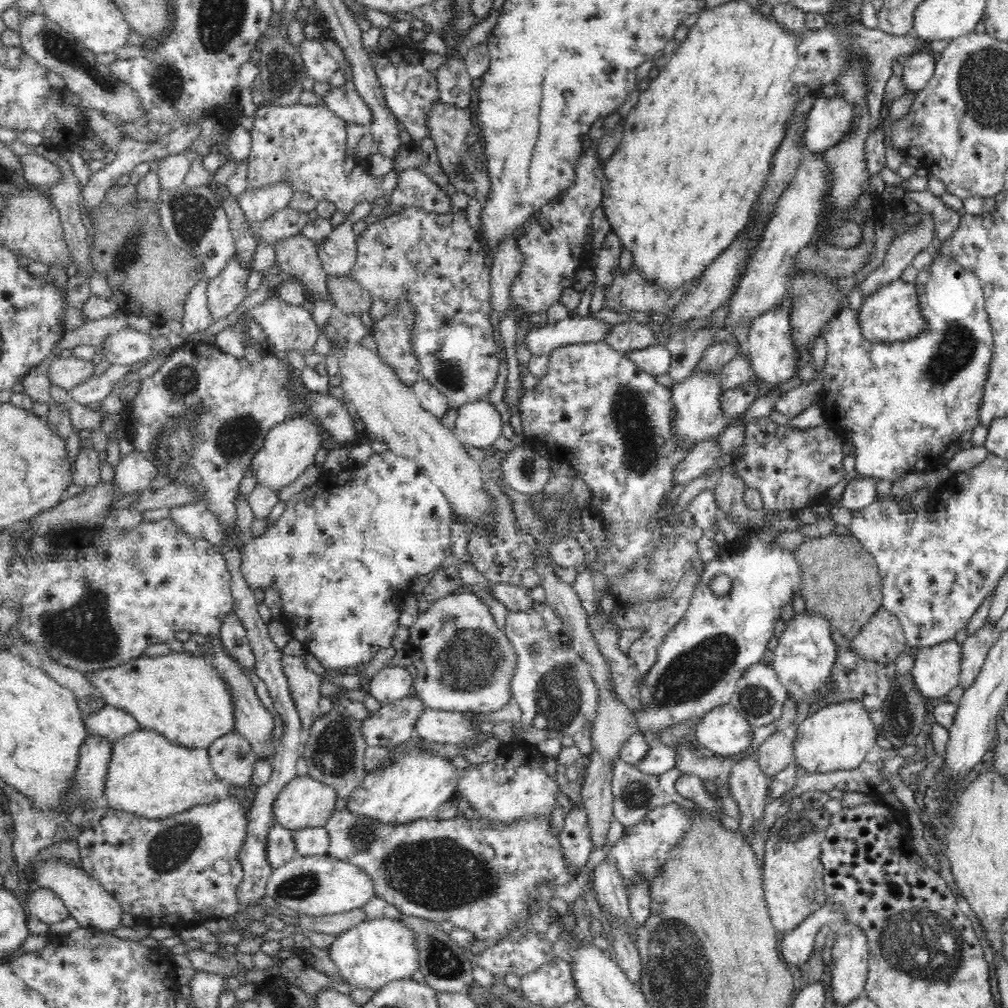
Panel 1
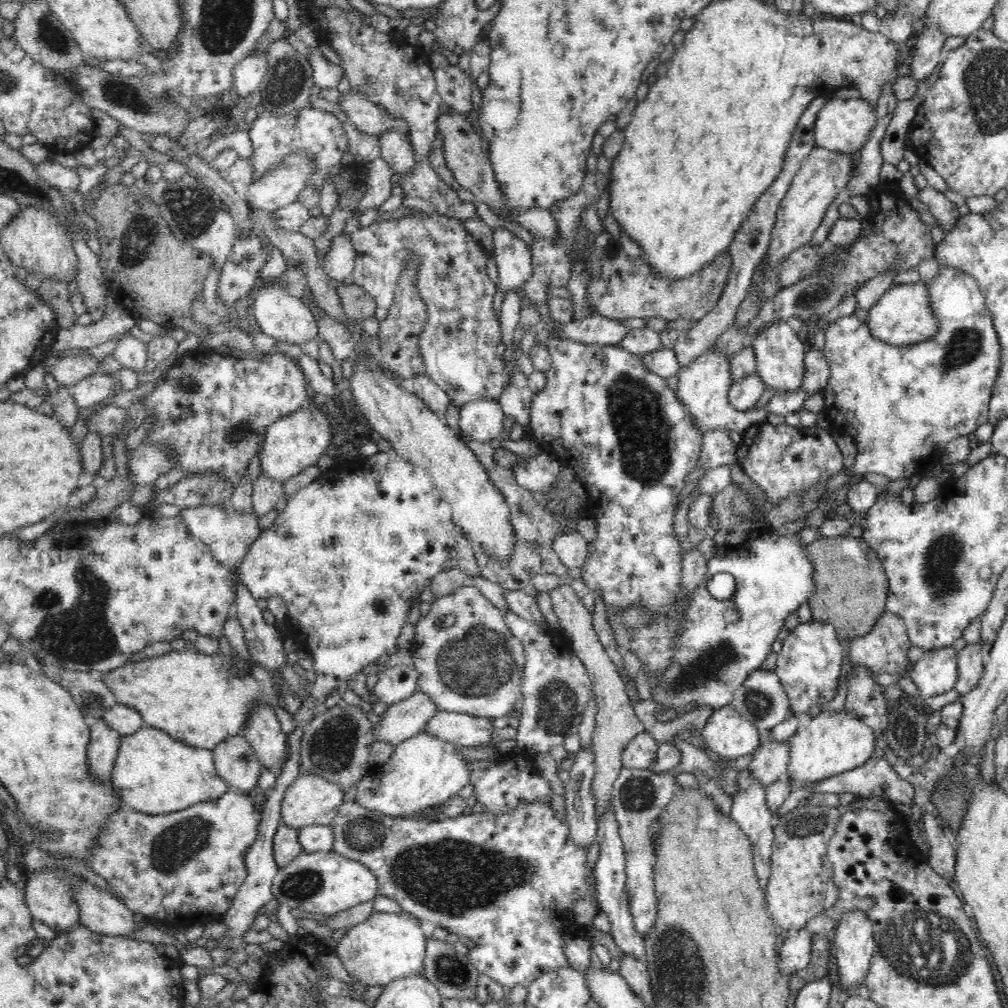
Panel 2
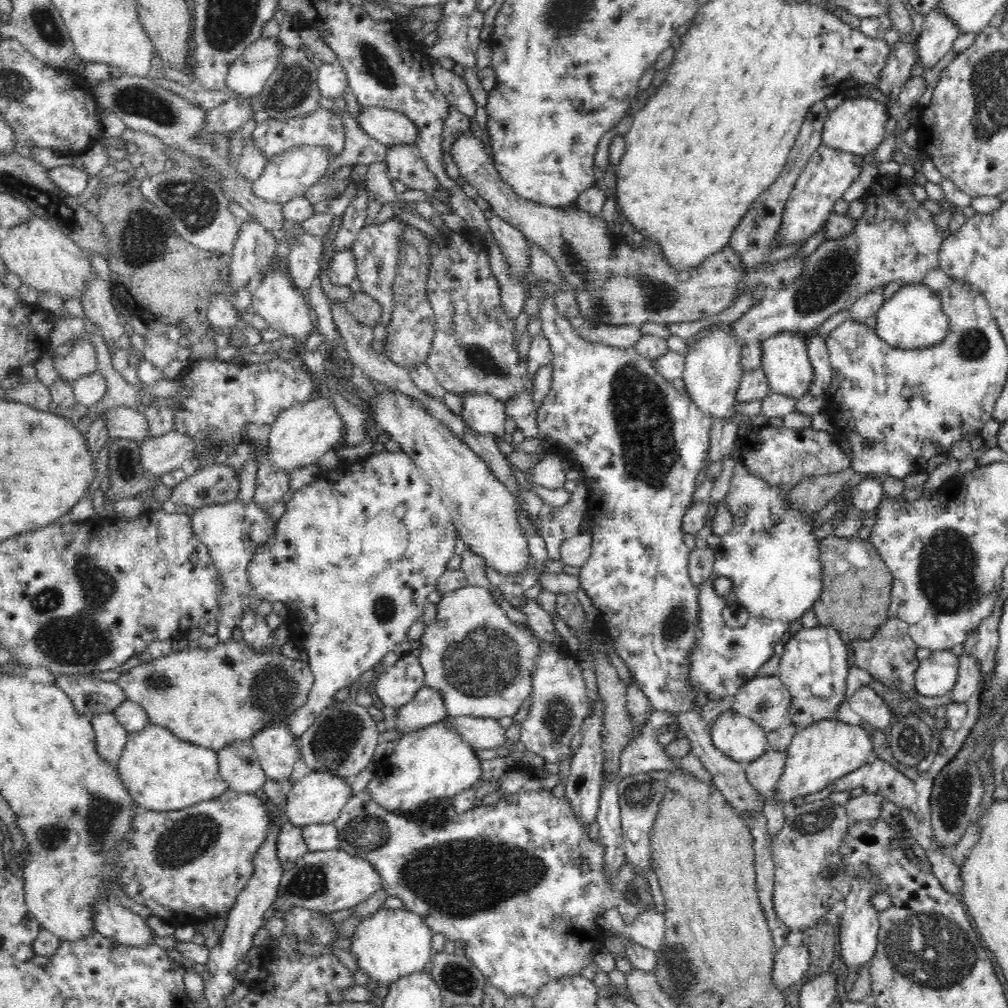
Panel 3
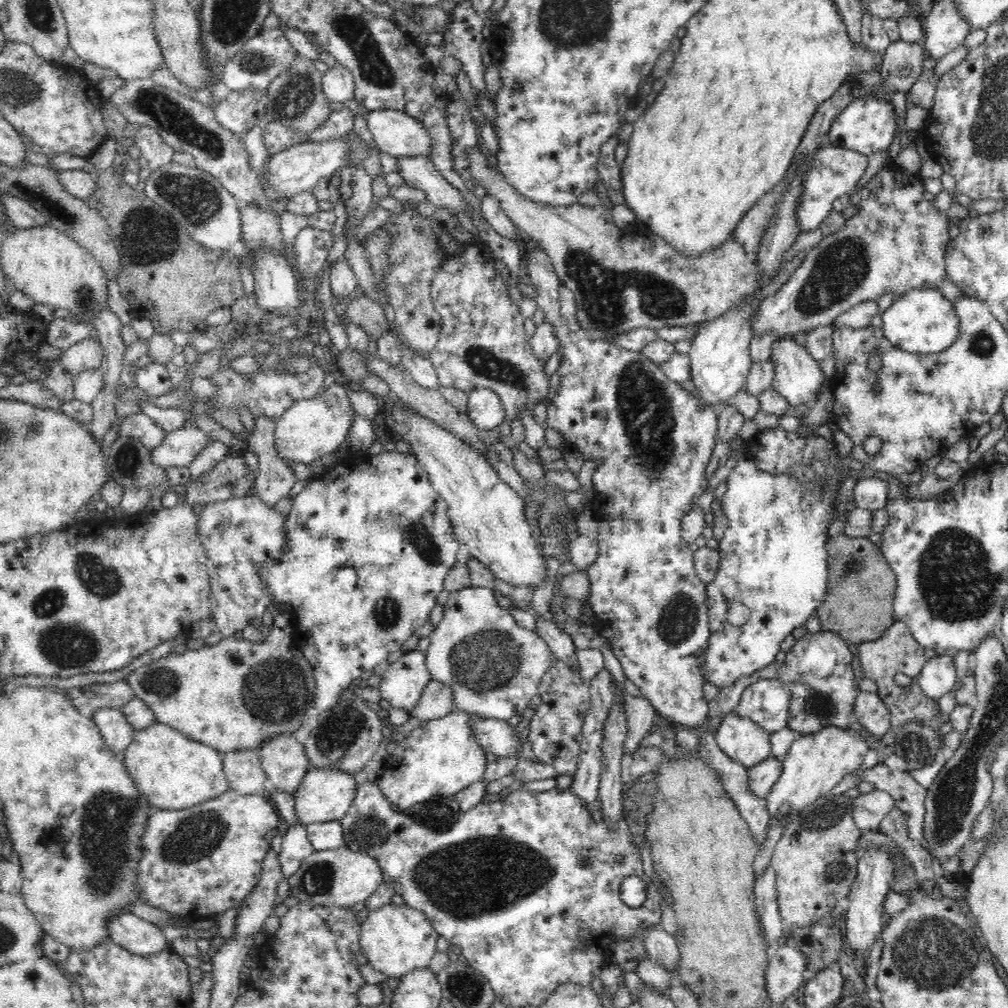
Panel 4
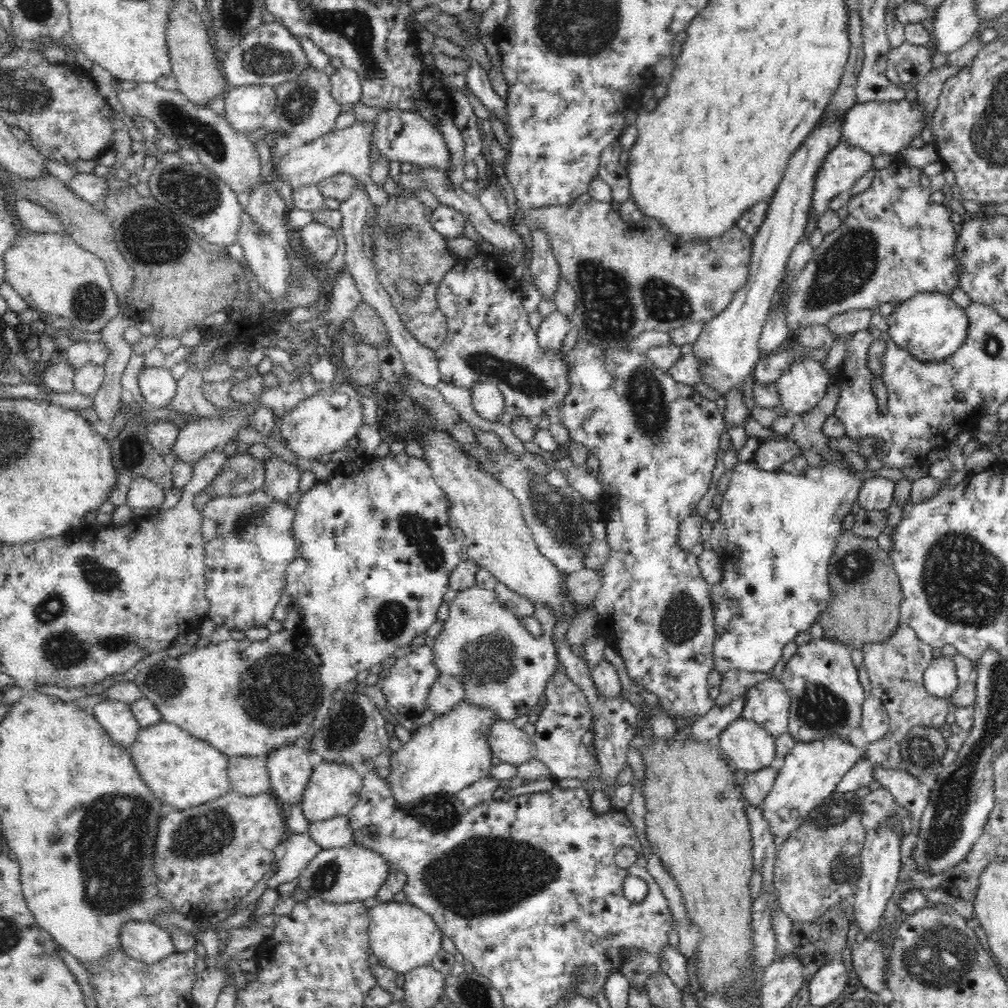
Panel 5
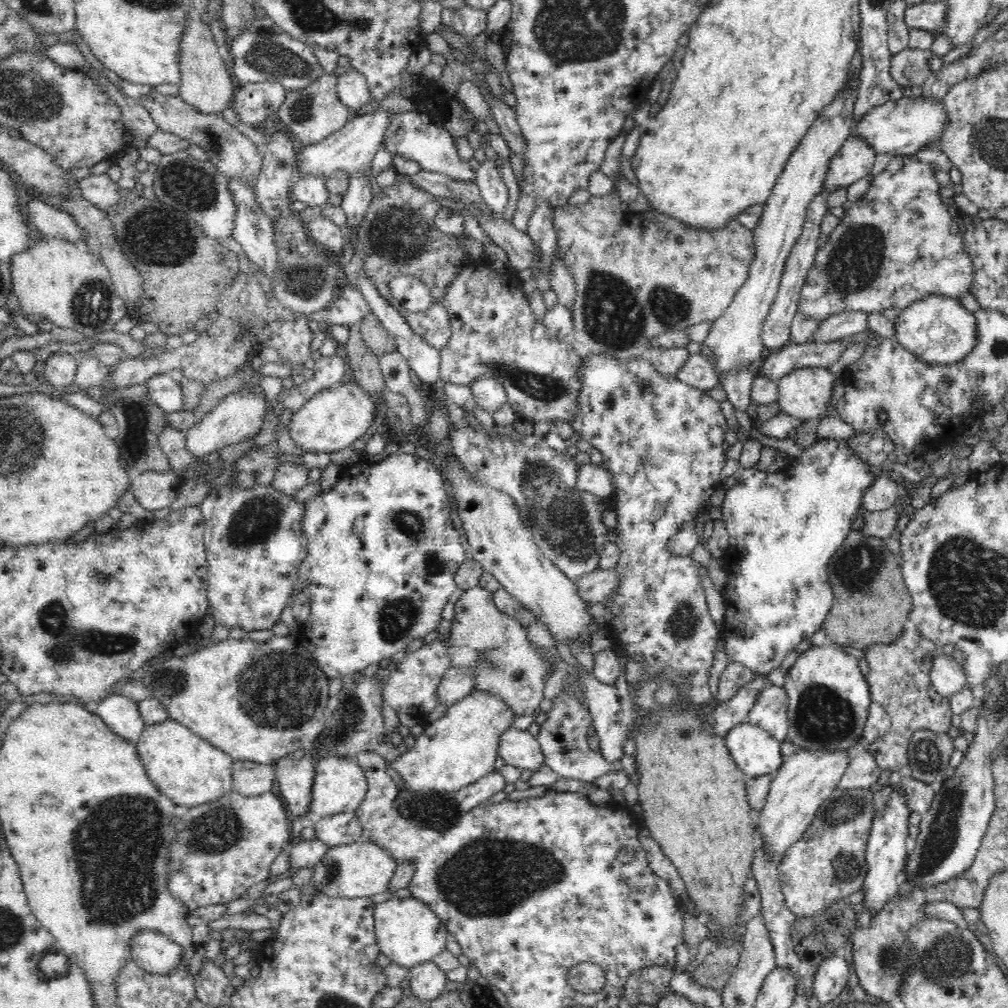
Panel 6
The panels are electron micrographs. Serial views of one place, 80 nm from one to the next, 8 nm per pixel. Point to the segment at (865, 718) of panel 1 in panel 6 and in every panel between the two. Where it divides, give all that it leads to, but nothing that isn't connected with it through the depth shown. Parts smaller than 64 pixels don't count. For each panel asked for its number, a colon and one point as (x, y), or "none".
2: (833, 743)
3: (817, 758)
4: (816, 763)
5: (811, 773)
6: (806, 780)

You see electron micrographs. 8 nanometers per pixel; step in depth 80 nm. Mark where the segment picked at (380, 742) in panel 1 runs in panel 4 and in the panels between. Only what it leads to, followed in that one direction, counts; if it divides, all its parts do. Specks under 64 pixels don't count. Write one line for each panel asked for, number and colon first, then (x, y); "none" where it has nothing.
2: (400, 721)
3: (428, 706)
4: (438, 700)

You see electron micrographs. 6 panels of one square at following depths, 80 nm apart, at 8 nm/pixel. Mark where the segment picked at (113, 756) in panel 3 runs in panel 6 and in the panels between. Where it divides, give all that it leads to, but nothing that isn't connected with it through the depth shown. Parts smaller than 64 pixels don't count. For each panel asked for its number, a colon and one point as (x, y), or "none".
4: (118, 732)
5: (117, 717)
6: (121, 713)

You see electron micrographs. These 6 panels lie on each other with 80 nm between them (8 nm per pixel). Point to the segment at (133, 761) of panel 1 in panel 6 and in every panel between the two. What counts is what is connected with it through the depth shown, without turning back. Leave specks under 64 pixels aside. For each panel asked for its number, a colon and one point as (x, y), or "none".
2: (154, 774)
3: (163, 772)
4: (177, 772)
5: (183, 770)
6: (187, 767)

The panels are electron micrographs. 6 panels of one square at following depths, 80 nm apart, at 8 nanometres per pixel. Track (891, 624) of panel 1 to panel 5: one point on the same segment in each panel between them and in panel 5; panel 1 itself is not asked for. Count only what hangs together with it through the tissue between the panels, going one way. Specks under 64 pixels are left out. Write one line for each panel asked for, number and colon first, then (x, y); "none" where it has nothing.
2: (885, 648)
3: (890, 656)
4: (894, 661)
5: (896, 668)

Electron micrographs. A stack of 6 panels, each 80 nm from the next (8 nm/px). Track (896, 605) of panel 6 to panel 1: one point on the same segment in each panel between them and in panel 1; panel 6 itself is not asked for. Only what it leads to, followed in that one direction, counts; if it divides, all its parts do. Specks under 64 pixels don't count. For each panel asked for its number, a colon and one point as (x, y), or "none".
1: (841, 582)
2: (851, 585)
3: (855, 600)
4: (859, 607)
5: (866, 592)

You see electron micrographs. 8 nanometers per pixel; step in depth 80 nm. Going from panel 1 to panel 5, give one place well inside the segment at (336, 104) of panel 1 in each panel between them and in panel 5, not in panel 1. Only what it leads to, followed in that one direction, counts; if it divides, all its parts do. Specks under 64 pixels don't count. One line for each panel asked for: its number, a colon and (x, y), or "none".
2: (370, 118)
3: (391, 128)
4: (398, 134)
5: (401, 135)

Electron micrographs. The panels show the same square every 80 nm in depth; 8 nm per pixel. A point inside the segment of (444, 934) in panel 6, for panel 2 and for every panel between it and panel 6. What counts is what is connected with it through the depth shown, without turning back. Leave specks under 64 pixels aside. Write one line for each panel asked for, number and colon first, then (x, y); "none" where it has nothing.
2: (388, 946)
3: (389, 944)
4: (395, 939)
5: (404, 936)

